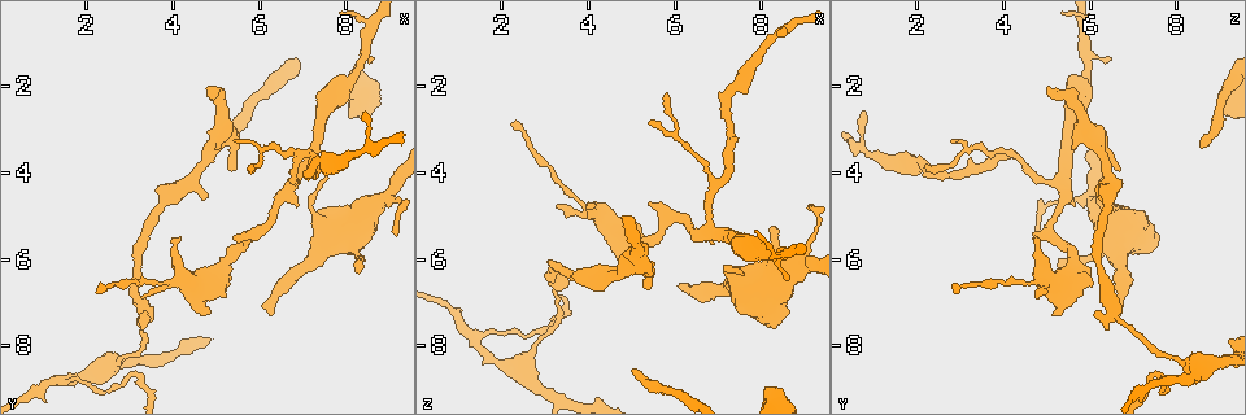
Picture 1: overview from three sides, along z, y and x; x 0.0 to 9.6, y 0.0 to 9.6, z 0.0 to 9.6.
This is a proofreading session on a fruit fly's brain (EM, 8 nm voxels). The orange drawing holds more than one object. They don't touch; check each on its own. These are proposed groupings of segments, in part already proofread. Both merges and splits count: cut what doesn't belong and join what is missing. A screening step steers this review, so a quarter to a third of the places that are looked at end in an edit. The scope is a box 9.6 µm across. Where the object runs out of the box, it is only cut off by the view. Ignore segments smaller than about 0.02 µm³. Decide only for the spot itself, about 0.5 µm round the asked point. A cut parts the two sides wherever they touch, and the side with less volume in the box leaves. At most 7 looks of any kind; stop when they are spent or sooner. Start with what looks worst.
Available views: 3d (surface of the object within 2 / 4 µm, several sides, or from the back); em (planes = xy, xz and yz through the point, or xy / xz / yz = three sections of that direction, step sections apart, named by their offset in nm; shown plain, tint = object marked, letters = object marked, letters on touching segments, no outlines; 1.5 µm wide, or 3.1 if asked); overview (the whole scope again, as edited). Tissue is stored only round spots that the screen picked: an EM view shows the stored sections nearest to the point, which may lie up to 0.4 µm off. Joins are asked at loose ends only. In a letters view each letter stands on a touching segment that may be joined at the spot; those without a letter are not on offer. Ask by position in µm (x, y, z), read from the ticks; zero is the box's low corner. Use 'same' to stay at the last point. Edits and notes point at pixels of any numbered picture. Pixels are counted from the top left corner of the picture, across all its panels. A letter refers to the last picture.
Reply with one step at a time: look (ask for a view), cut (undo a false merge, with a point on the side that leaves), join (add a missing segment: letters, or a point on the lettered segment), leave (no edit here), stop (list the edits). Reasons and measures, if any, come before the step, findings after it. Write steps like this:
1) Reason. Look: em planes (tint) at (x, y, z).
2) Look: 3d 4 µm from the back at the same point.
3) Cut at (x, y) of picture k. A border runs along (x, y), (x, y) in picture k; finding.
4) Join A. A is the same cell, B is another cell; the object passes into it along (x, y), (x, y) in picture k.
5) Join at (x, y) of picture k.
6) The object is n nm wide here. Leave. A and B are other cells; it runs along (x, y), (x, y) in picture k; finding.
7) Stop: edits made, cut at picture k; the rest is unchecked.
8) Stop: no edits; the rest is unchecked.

An open end. Look: em planes (tint) at (4.80, 2.05, 5.00).

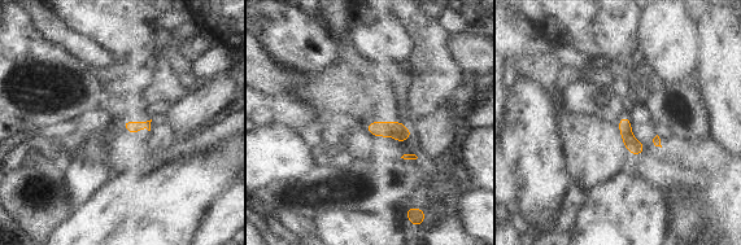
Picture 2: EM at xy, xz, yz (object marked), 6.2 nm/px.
Look: em planes (letters) at the same point.

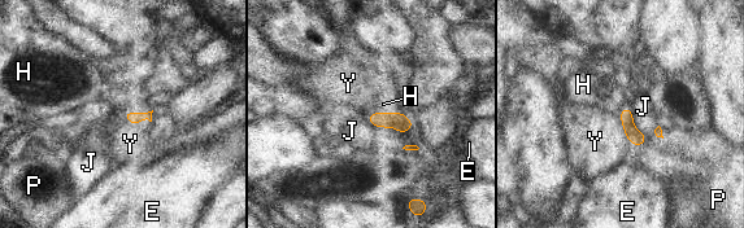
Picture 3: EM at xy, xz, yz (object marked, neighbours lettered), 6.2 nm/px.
Join H. H is the same cell, E, J, P and Y are other cells; the object passes into it along (397, 121), (383, 113), (383, 104) in picture 3; the cell continues.

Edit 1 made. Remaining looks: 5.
Branch stops here. Look: 3d 2 µm at (6.20, 7.25, 6.55).

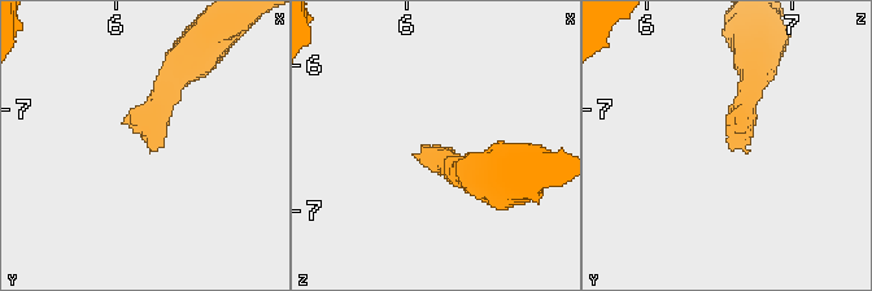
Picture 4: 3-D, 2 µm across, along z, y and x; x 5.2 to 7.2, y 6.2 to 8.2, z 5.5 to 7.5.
Shape alone is not enough. Look: em xz step 4 (letters) at (6.22, 7.26, 6.60).

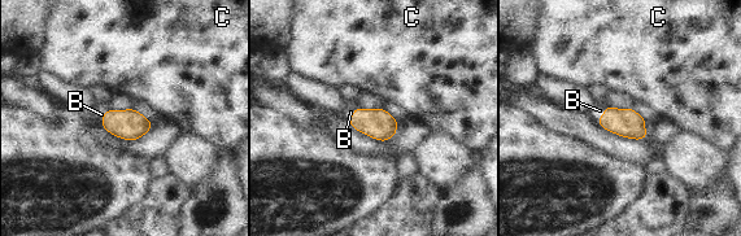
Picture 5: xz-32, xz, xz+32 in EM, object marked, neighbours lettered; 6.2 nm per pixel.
Join B. B is the same cell, C is another cell; the object passes into it along (626, 122), (604, 114), (600, 110) in picture 5; it goes on there.

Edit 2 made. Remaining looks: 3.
Tapers out. Look: em xy step 8 (letters) at (2.25, 6.75, 2.90).

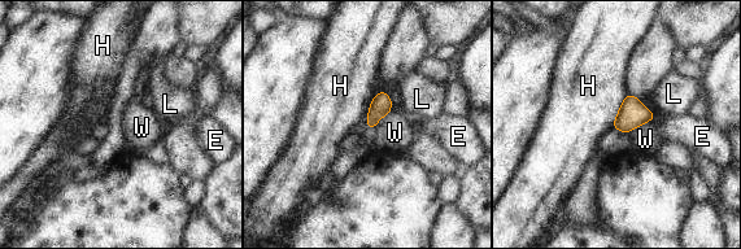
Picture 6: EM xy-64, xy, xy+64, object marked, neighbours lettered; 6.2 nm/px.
Leave. E, H, L and W are other cells; a border runs along (627, 94), (611, 126) in picture 6; none of them fits.

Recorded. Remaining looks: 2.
Stop: edits made, join at picture 3, join at picture 5; the rest is unchecked.

